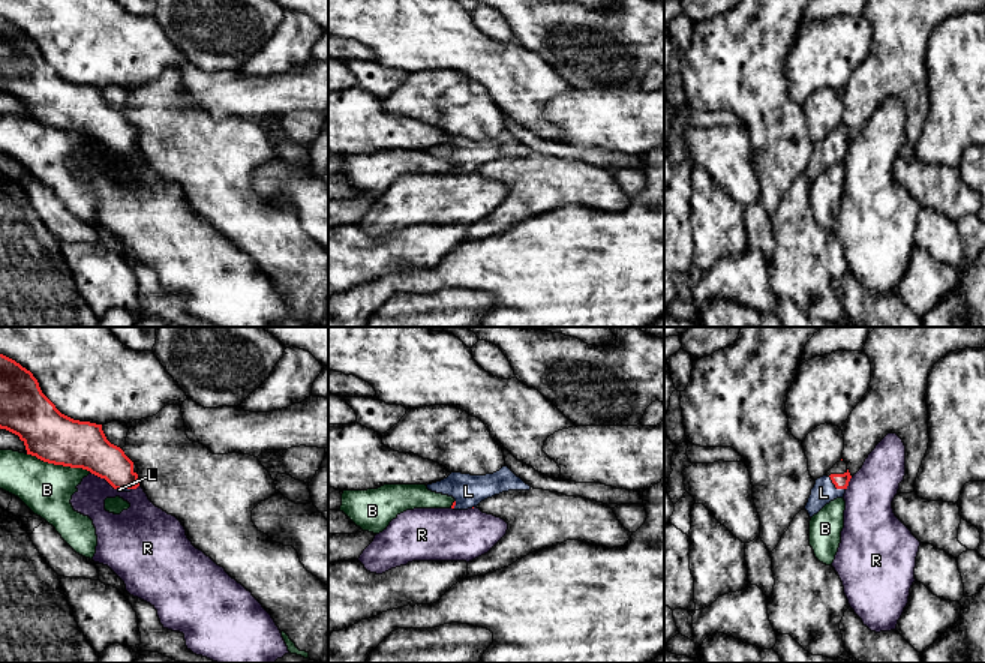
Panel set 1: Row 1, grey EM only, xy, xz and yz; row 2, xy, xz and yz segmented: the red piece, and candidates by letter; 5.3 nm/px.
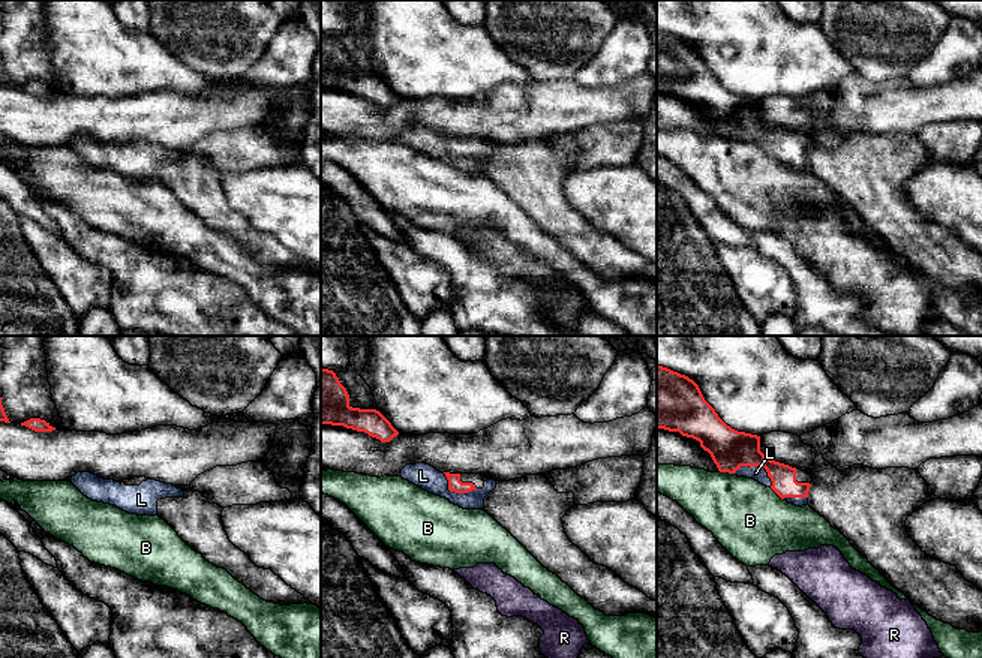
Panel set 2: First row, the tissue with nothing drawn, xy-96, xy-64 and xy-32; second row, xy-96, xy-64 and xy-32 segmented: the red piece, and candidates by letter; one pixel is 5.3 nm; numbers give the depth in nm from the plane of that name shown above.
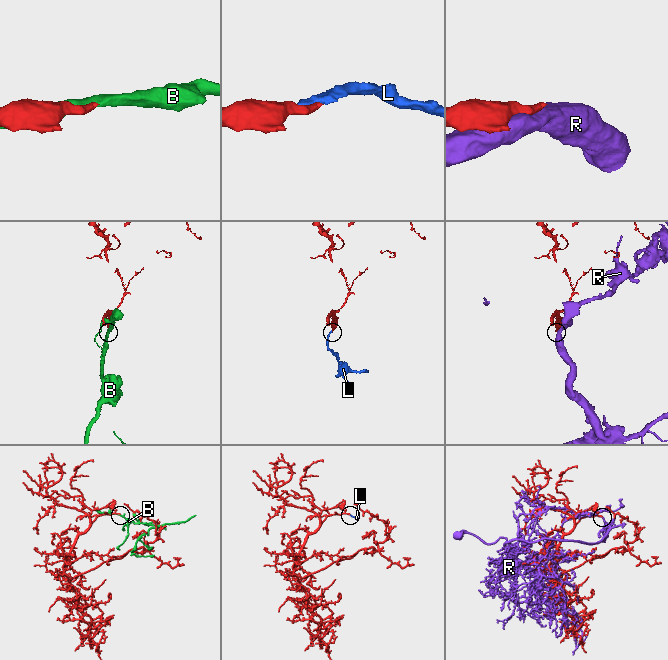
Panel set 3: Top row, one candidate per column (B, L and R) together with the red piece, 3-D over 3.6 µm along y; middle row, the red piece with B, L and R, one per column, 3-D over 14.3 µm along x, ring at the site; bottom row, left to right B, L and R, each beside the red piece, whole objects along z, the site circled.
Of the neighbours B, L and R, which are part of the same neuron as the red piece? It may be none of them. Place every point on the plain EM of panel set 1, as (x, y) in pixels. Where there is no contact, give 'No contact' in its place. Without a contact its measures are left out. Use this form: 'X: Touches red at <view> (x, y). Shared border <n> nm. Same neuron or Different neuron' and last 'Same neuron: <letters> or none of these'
B: Touches red at xy (60, 128). Shared border 360 nm. Different neuron
L: Touches red at yz (835, 150). Shared border 120 nm. Same neuron
R: Touches red at xy (105, 143). Shared border 170 nm. Different neuron
Same neuron: L

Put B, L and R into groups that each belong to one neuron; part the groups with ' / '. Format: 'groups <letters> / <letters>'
groups B / L / R

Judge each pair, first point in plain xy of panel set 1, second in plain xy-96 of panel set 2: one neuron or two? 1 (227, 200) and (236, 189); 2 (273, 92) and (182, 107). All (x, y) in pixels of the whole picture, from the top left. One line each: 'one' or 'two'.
1: two
2: one

